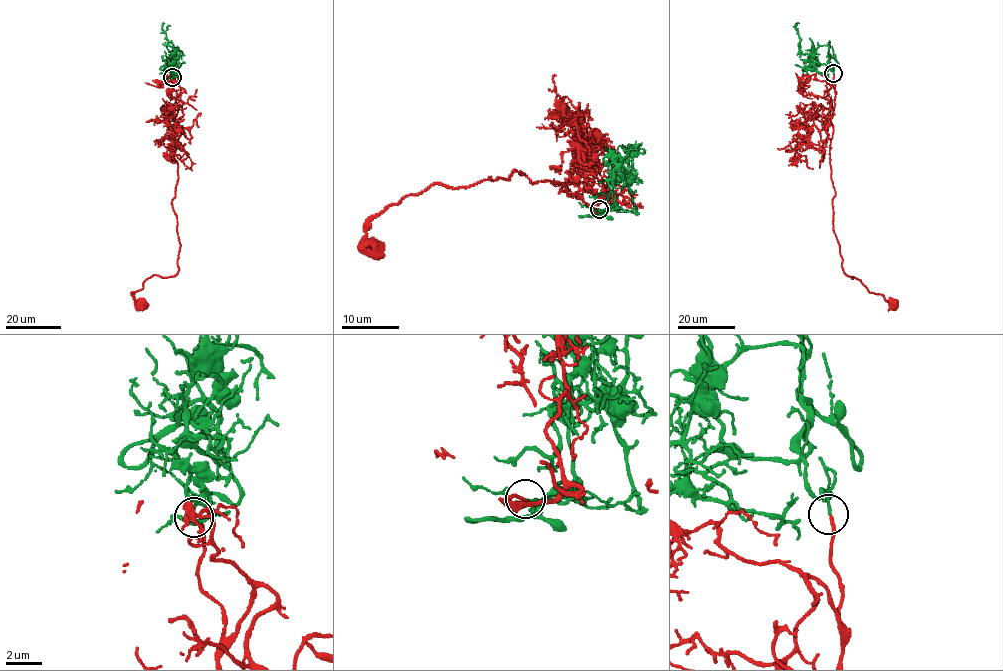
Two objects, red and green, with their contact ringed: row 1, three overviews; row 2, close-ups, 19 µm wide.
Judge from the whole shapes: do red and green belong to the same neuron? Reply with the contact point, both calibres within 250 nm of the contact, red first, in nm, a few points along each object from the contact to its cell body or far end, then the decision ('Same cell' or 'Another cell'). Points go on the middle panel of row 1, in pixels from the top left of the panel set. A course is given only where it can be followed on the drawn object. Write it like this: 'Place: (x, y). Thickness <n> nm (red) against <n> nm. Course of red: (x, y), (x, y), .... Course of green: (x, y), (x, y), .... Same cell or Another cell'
Place: (599, 209). Thickness 200 nm (red) against 160 nm. Course of red: (599, 210), (564, 184), (531, 183), (512, 170), (508, 179), (430, 184), (371, 221), (375, 258). Course of green: (599, 209), (617, 208), (613, 184), (631, 172), (631, 157), (638, 153), (631, 153), (629, 145), (634, 154). Same cell

